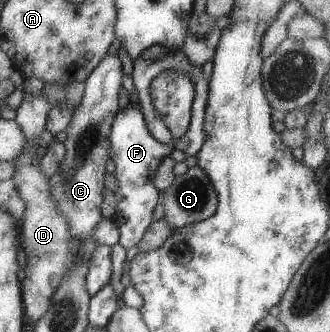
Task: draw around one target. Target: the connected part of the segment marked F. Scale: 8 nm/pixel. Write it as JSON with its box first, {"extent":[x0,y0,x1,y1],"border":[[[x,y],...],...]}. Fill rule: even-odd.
{"extent":[108,104,170,250],"border":[[[129,104],[115,114],[110,132],[108,133],[109,159],[114,162],[114,178],[118,189],[114,191],[114,214],[111,221],[119,230],[120,247],[128,250],[136,246],[151,223],[151,214],[159,200],[160,192],[152,184],[153,170],[159,165],[162,157],[170,154],[170,145],[161,145],[146,130],[142,113],[138,105]]]}

